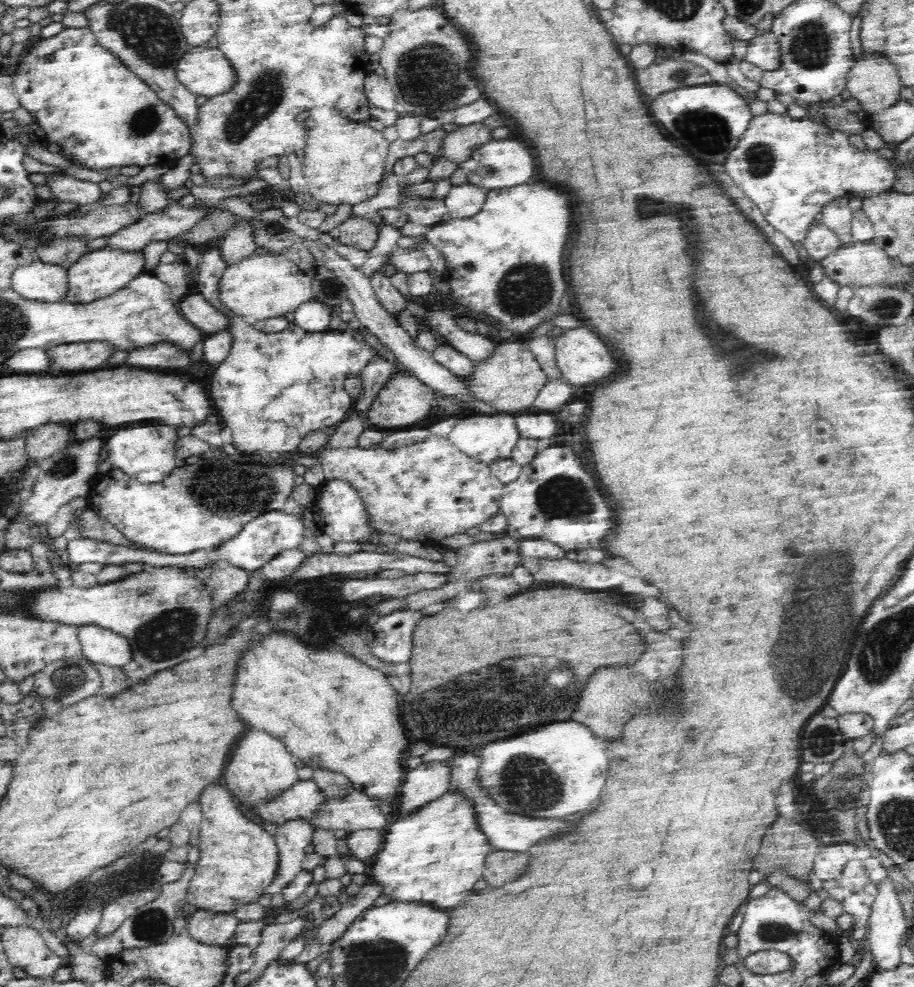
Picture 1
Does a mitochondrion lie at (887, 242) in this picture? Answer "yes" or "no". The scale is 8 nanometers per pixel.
no

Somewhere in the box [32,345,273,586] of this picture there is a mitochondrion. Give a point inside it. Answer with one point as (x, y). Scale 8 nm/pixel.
(67, 464)

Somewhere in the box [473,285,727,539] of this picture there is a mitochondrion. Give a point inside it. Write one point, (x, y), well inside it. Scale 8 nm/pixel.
(561, 495)

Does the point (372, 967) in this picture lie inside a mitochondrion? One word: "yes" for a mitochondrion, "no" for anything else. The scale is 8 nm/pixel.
yes

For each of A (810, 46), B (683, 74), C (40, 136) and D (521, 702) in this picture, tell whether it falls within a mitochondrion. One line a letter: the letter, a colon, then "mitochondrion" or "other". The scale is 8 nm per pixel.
A: mitochondrion
B: mitochondrion
C: other
D: mitochondrion

